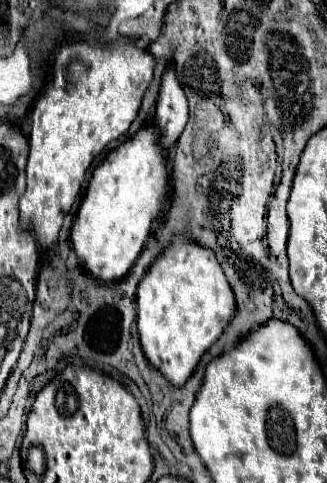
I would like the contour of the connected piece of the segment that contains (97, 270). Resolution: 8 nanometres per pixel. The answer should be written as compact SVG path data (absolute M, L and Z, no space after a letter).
M149 125L113 149L95 167L69 235L71 249L93 279L115 283L133 267L151 231L151 223L167 207L169 175L165 161L167 157L157 141L157 129Z

